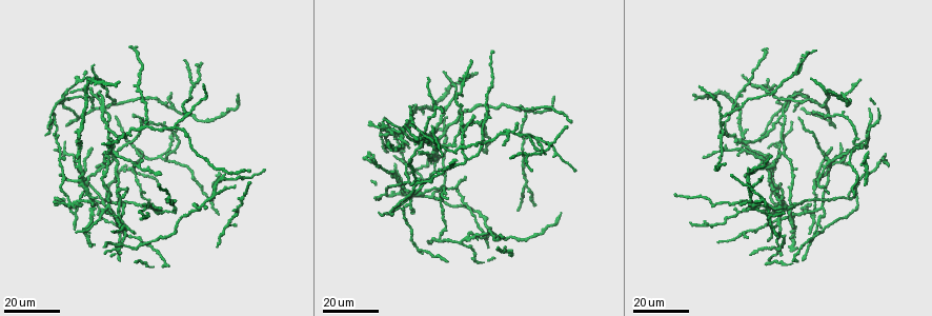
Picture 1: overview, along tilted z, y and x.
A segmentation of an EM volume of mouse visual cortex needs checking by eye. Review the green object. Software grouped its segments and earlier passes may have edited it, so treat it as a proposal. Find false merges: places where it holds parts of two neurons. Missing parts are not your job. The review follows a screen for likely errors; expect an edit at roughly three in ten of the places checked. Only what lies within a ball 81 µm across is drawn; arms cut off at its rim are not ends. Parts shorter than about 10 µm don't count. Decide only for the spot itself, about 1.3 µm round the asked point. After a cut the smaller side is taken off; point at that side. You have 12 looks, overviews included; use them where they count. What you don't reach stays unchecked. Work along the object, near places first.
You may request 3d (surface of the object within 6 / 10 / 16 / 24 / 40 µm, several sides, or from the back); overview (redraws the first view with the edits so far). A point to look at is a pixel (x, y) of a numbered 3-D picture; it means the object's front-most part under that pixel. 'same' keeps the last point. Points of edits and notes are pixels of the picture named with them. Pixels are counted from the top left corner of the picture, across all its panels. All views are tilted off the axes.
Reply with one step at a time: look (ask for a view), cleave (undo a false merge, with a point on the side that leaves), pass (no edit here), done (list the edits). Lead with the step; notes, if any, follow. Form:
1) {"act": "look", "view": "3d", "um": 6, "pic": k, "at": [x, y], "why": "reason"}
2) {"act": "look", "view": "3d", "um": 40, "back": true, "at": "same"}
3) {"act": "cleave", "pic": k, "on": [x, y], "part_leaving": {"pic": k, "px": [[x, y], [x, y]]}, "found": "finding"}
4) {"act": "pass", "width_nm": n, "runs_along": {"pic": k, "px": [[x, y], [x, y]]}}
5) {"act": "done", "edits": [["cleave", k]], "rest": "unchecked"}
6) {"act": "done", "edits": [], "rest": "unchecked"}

{"act": "look", "view": "3d", "um": 24, "pic": 1, "at": [109, 206], "why": "looks like a crossing"}

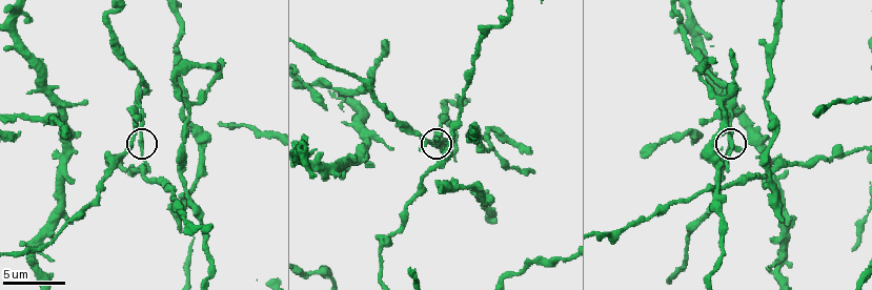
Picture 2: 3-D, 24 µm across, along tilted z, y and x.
{"act": "look", "view": "3d", "um": 10, "pic": 2, "at": [428, 142]}

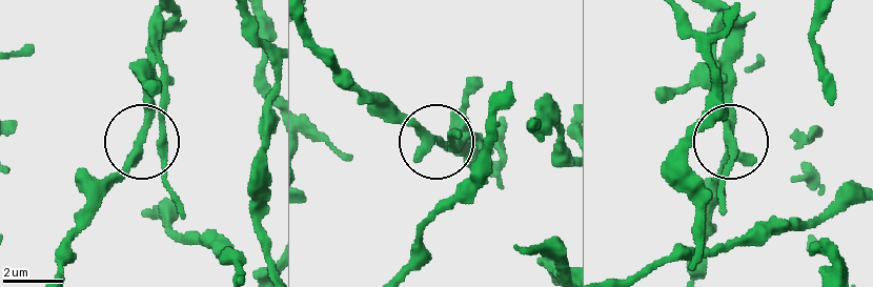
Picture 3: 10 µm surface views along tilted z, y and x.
{"act": "pass", "side_arm_um": 18, "found": "continuous, no second neuron"}

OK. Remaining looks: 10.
{"act": "look", "view": "3d", "um": 24, "pic": 1, "at": [782, 152], "why": "four-way junction"}

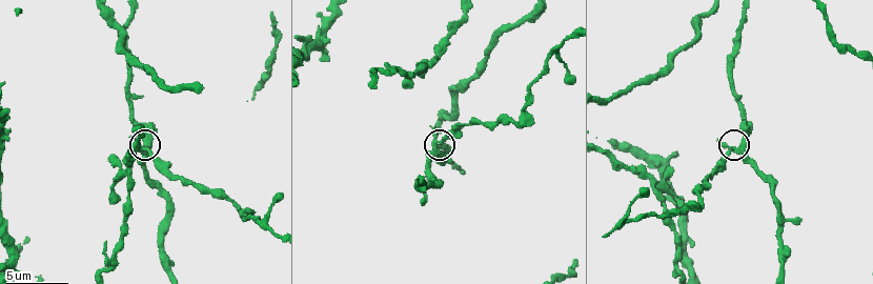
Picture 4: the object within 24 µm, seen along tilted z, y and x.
{"act": "look", "view": "3d", "um": 6, "pic": 4, "at": [736, 150]}

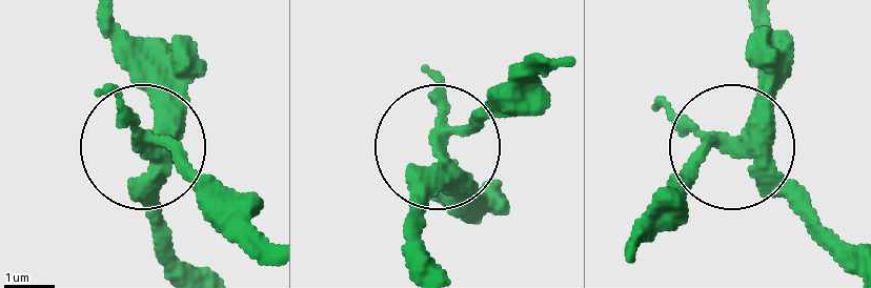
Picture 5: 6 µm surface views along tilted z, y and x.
{"act": "pass", "arms": 4, "runs_along": {"pic": 5, "px": [[427, 250], [421, 218], [443, 139], [490, 116], [524, 67]]}, "found": "continuous, no second neuron"}

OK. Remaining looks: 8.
{"act": "look", "view": "3d", "um": 24, "pic": 1, "at": [395, 171]}

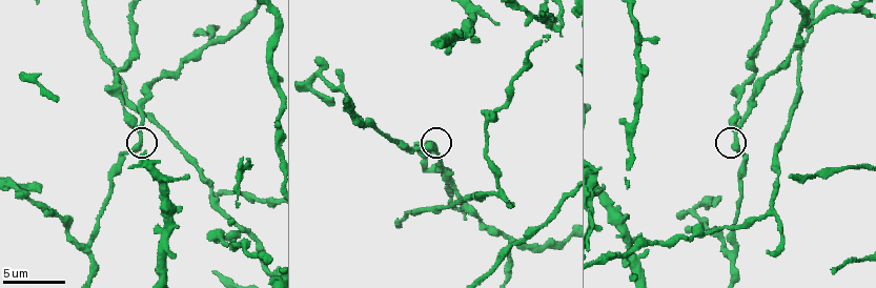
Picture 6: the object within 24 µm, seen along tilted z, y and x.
{"act": "look", "view": "3d", "um": 6, "pic": 6, "at": [140, 130]}

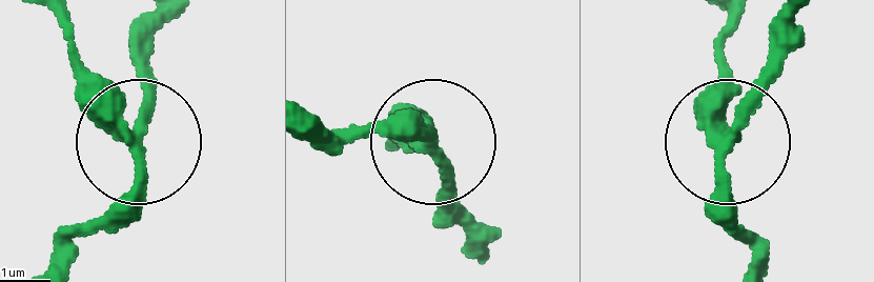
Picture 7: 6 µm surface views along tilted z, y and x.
{"act": "look", "view": "3d", "um": 6, "back": true, "pic": 7, "at": [722, 149], "why": "from behind"}

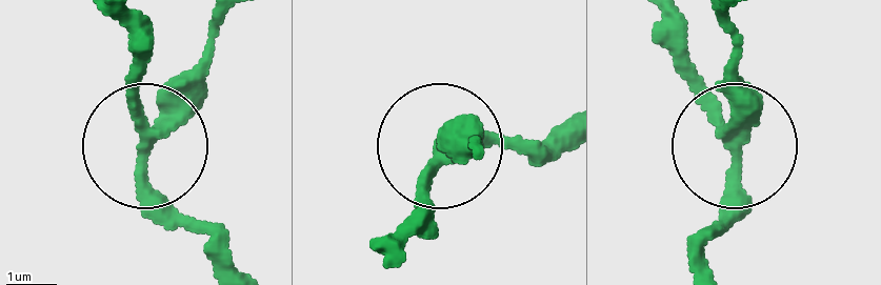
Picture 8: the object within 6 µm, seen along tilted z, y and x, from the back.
{"act": "pass", "width_nm": 250, "found": "one neuron here"}

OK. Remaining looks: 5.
{"act": "look", "view": "3d", "um": 16, "pic": 1, "at": [526, 134]}

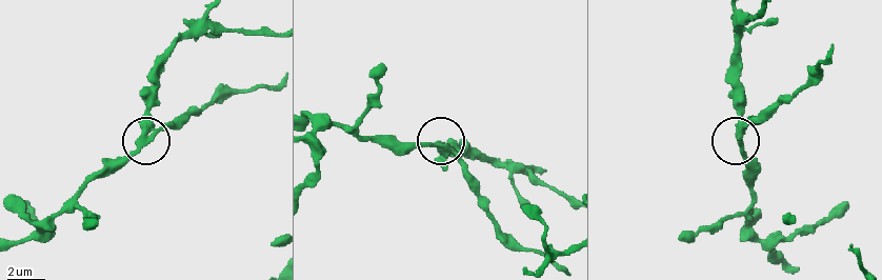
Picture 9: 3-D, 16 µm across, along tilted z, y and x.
{"act": "look", "view": "3d", "um": 10, "pic": 9, "at": [743, 125]}

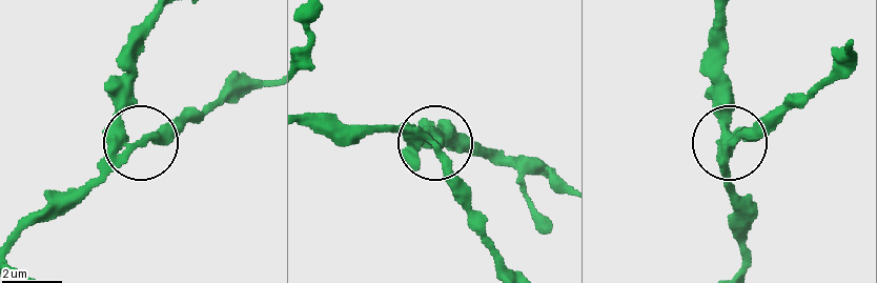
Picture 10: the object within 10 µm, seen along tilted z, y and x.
{"act": "pass", "runs_along": {"pic": 10, "px": [[306, 114], [420, 129], [469, 202]]}, "found": "all the same neuron"}

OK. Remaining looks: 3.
{"act": "look", "view": "3d", "um": 24, "pic": 1, "at": [539, 137], "why": "two arms in line, one across"}

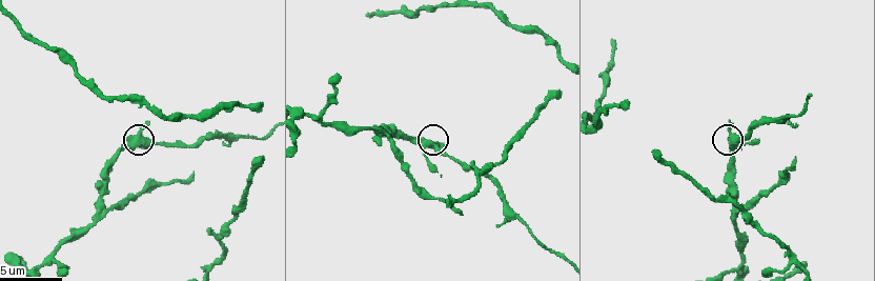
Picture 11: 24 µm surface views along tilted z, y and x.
{"act": "look", "view": "3d", "um": 10, "pic": 11, "at": [147, 144]}

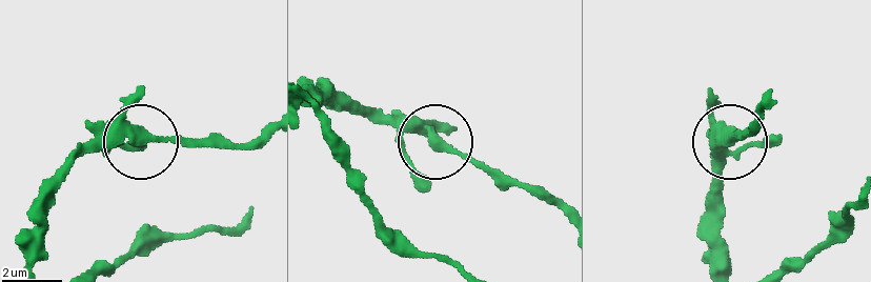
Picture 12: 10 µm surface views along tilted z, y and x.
{"act": "cleave", "pic": 12, "on": [150, 138], "width_nm": 330, "found": "two neurons meet here"}

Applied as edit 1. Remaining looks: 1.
{"act": "done", "edits": [["cleave", 12]], "rest": "unchecked"}

